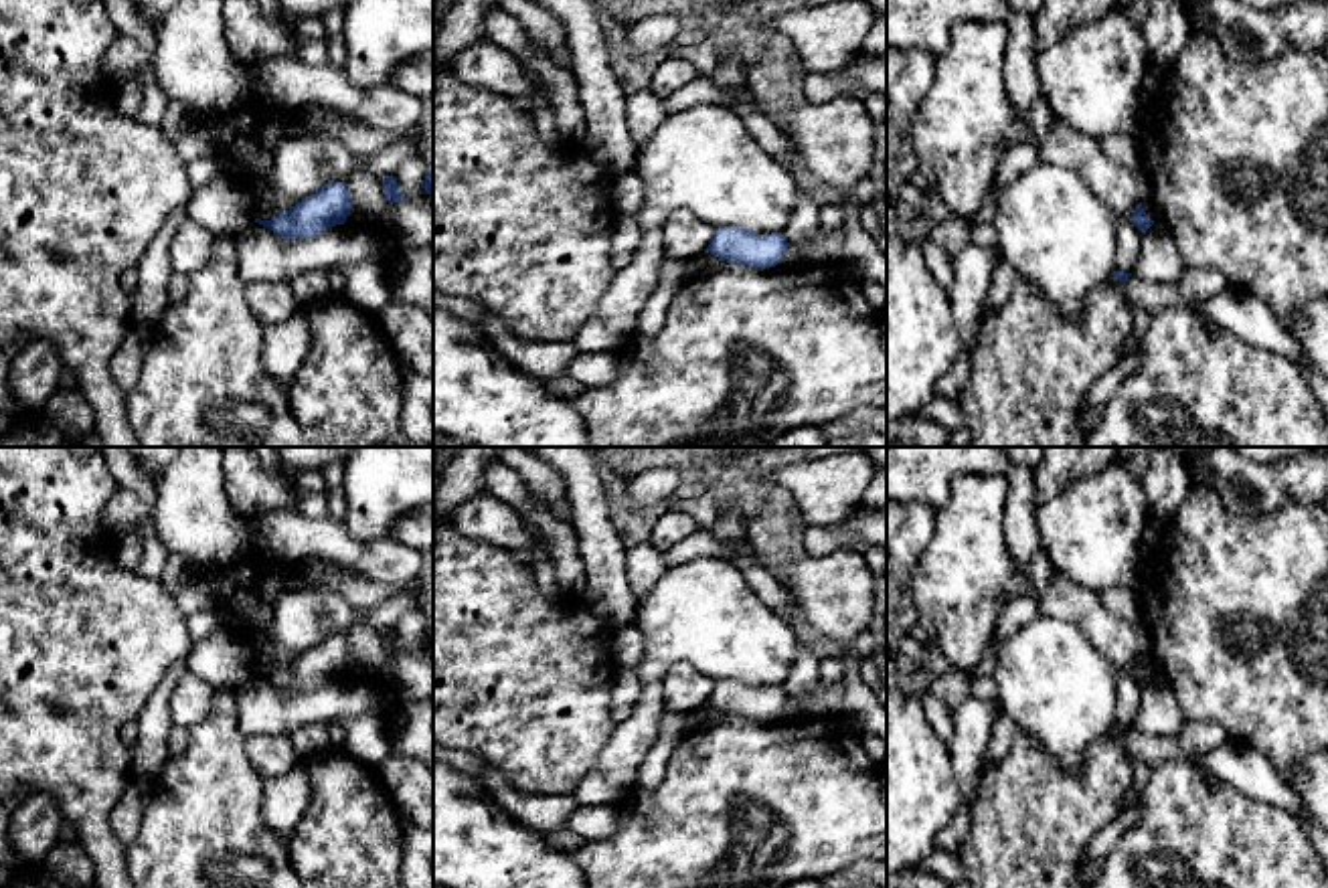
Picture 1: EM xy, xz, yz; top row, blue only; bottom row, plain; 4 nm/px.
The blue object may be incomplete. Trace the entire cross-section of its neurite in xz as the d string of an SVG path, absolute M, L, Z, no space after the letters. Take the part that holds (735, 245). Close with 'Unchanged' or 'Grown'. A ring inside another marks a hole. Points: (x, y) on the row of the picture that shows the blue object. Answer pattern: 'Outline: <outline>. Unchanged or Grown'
Outline: M717 229L707 253L755 269L775 267L787 253L790 243L781 233L757 235L747 229Z. Unchanged

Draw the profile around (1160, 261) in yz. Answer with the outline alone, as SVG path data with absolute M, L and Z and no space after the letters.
M1158 220L1142 237L1136 273L1156 283L1178 283L1188 271L1170 231Z

